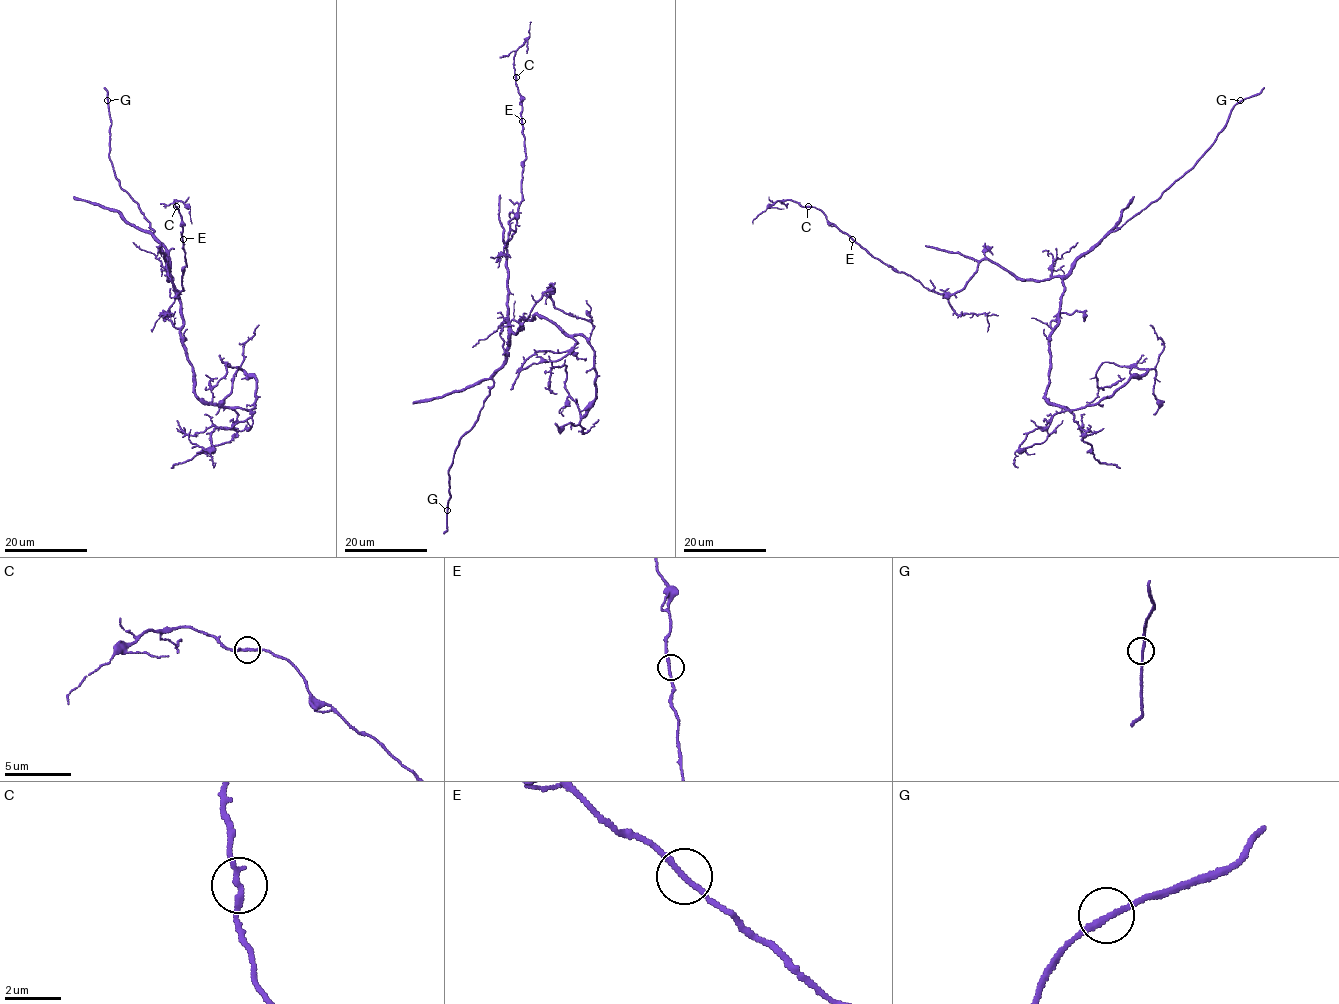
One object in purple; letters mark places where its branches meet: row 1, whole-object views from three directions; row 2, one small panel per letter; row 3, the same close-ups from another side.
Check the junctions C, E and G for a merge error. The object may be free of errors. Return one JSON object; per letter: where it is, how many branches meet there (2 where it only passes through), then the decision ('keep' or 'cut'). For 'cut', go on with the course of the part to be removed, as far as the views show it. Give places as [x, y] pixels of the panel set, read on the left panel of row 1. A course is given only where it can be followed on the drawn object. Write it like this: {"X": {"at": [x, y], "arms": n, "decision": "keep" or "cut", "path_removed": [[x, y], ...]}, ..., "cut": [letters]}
{"C": {"at": [176, 206], "arms": 2, "decision": "keep"}, "E": {"at": [183, 239], "arms": 2, "decision": "keep"}, "G": {"at": [107, 100], "arms": 2, "decision": "keep"}, "cut": []}

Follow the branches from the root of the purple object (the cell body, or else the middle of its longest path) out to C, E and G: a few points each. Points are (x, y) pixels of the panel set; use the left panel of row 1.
C: (174, 284), (168, 280), (167, 259), (176, 294), (183, 289), (187, 266), (176, 207)
E: (174, 284), (168, 280), (167, 259), (166, 264), (177, 294), (187, 266), (183, 239)
G: (174, 284), (167, 250), (153, 236), (139, 206), (114, 175), (109, 157), (111, 121), (107, 100)

